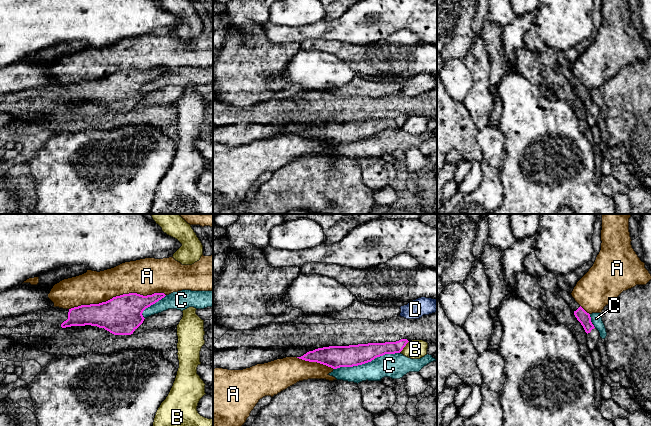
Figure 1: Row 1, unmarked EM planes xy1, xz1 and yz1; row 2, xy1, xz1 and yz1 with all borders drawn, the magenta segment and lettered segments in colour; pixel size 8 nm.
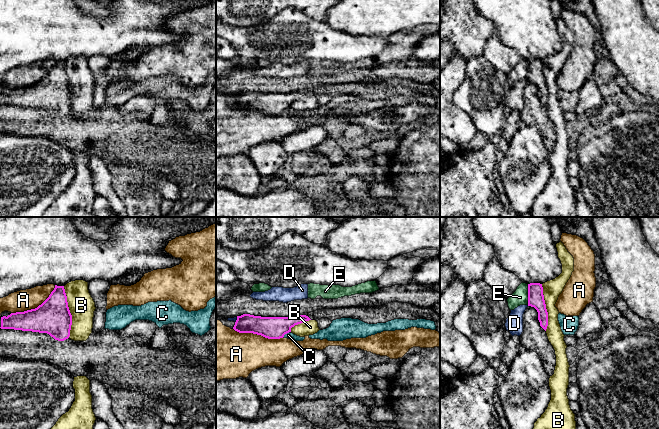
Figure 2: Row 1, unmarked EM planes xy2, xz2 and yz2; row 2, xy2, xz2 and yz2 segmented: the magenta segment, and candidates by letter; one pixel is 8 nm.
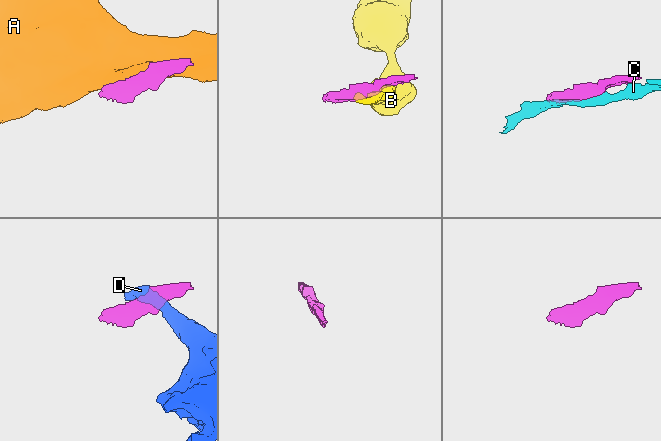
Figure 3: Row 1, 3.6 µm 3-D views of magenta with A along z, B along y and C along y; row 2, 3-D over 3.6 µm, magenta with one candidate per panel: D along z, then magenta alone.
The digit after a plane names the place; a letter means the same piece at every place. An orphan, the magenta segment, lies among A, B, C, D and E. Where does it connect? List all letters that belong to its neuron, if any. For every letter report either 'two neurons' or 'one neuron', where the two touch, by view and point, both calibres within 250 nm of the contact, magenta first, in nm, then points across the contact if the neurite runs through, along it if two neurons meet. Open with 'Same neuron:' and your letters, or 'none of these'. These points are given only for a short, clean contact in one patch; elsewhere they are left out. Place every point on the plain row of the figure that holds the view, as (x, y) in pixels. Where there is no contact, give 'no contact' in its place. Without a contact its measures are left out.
Same neuron: none of these
A: two neurons | xy1 (117, 72) | 320/280 nm
B: two neurons | xy2 (69, 88) | 280/200 nm | along xy2 (63, 62), (71, 91), (69, 113)
C: two neurons | xz1 (366, 138) | 180/200 nm
D: two neurons | xz2 (236, 96) | 160/40 nm
E: two neurons | yz2 (528, 70) | 130/130 nm

